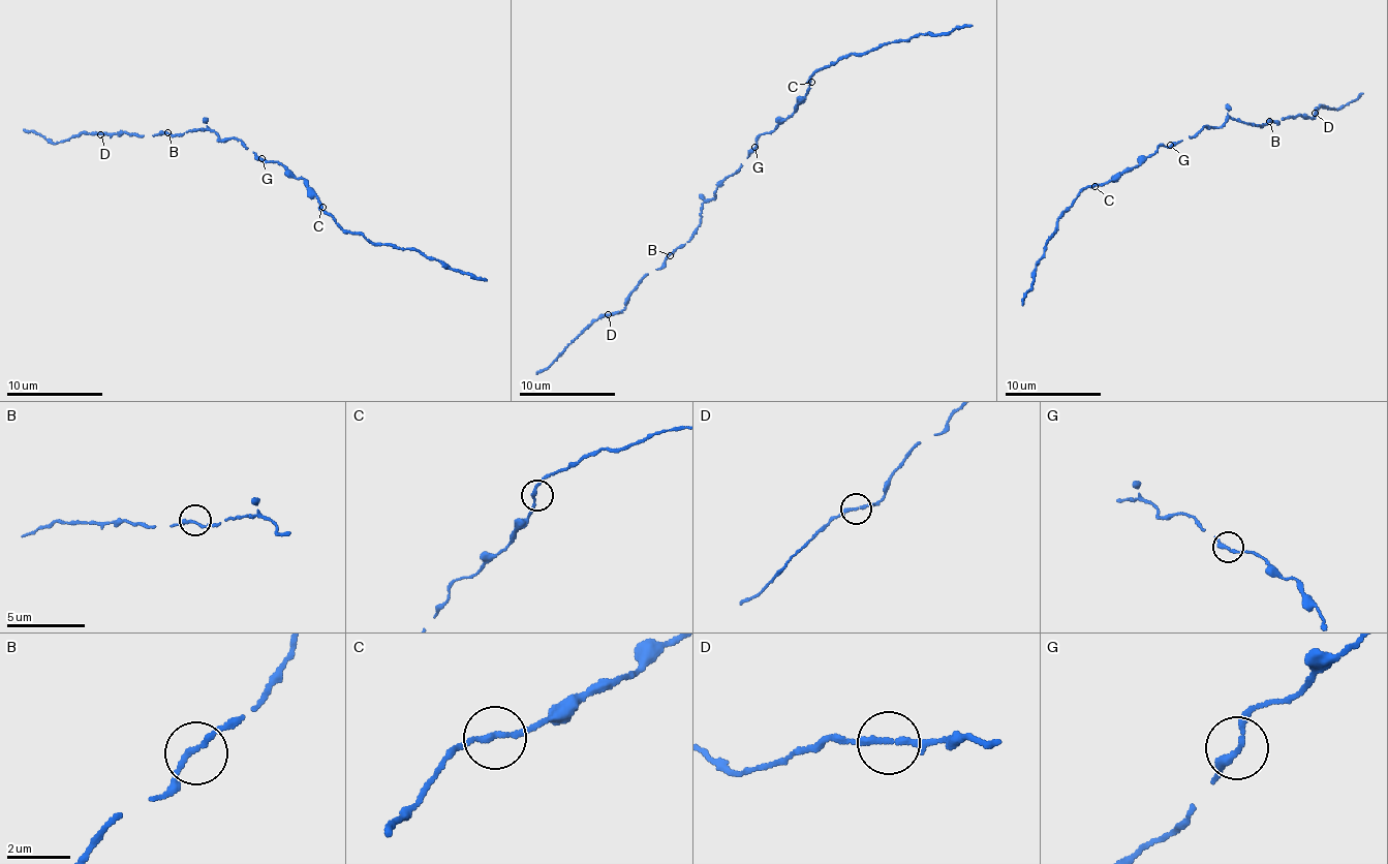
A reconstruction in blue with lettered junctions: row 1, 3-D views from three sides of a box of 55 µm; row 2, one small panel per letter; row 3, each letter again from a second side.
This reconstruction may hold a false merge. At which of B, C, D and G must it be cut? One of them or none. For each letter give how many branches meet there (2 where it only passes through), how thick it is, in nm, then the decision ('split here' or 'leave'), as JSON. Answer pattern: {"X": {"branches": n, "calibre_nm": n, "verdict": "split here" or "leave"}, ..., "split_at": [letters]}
{"B": {"branches": 2, "calibre_nm": 160, "verdict": "leave"}, "C": {"branches": 2, "calibre_nm": 170, "verdict": "leave"}, "D": {"branches": 2, "calibre_nm": 180, "verdict": "leave"}, "G": {"branches": 2, "calibre_nm": 190, "verdict": "leave"}, "split_at": []}

